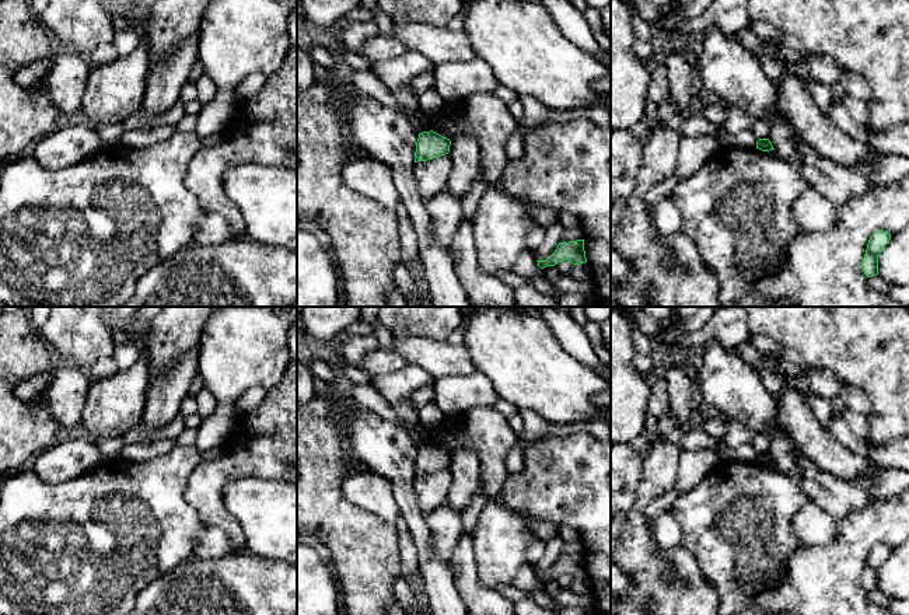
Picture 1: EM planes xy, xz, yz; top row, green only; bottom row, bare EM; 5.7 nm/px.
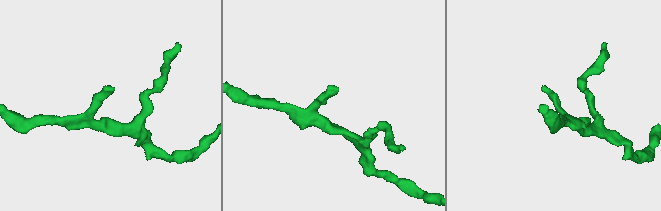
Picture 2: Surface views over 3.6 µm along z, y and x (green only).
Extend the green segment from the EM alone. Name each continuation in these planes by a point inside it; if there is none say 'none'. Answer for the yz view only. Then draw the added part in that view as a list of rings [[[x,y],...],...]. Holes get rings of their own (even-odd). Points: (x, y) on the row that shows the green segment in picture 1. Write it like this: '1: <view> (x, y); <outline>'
none

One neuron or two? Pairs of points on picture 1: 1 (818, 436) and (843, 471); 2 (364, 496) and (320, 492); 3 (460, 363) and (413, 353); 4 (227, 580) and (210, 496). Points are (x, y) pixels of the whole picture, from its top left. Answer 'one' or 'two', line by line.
1: one
2: two
3: one
4: two

